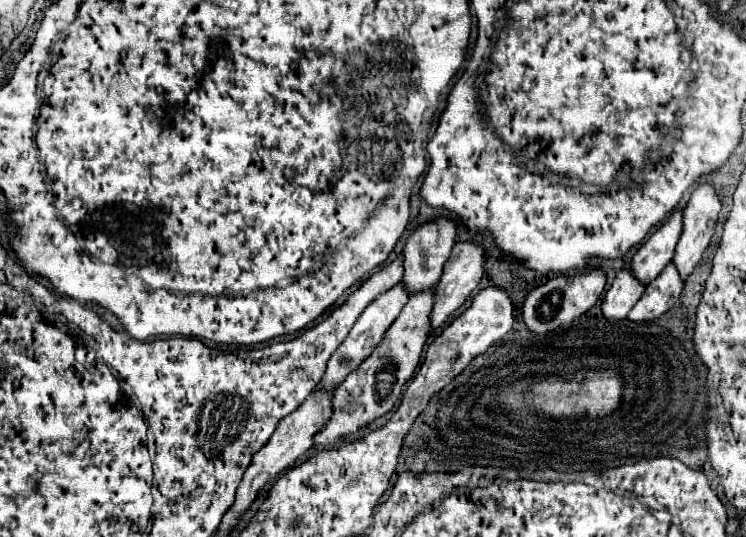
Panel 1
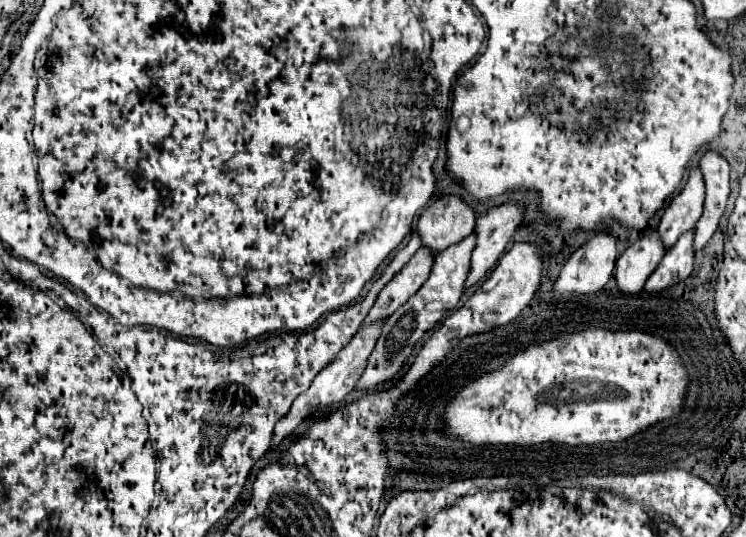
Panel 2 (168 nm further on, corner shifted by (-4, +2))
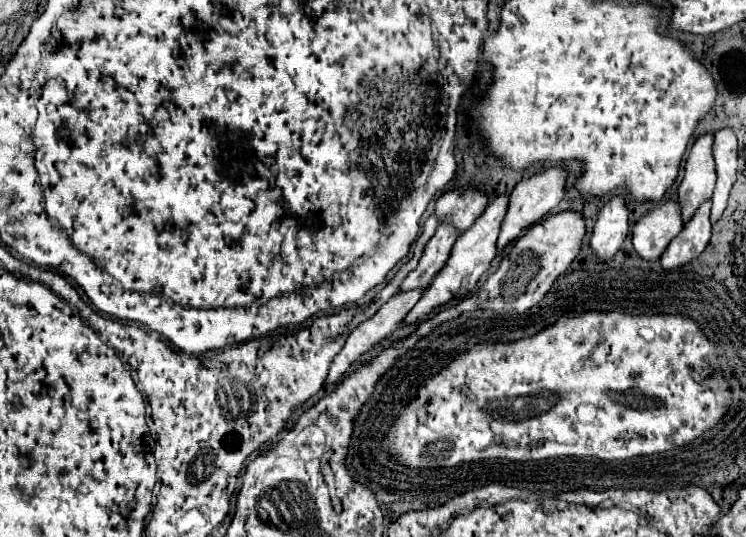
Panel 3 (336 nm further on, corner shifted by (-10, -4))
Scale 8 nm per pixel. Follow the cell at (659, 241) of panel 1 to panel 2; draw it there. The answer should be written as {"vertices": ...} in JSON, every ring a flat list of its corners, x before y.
{"vertices":[[692,167,684,189,670,199,658,225,658,233,666,249,670,249,682,233,690,231,698,223,702,207,704,207,702,171,700,167]]}

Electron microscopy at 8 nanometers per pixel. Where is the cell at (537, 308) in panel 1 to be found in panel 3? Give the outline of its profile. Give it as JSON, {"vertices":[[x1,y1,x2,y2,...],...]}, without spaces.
{"vertices":[[614,197,598,213,598,221,592,231,590,251,596,257,596,261,604,263,612,259,622,247,626,235,628,235,628,209,622,197]]}

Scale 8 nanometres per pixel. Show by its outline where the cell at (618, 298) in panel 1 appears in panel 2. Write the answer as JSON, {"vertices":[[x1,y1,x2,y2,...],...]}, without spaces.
{"vertices":[[650,231,636,239,616,261,616,279,620,291,638,293,664,253,666,249,658,237,658,231]]}

